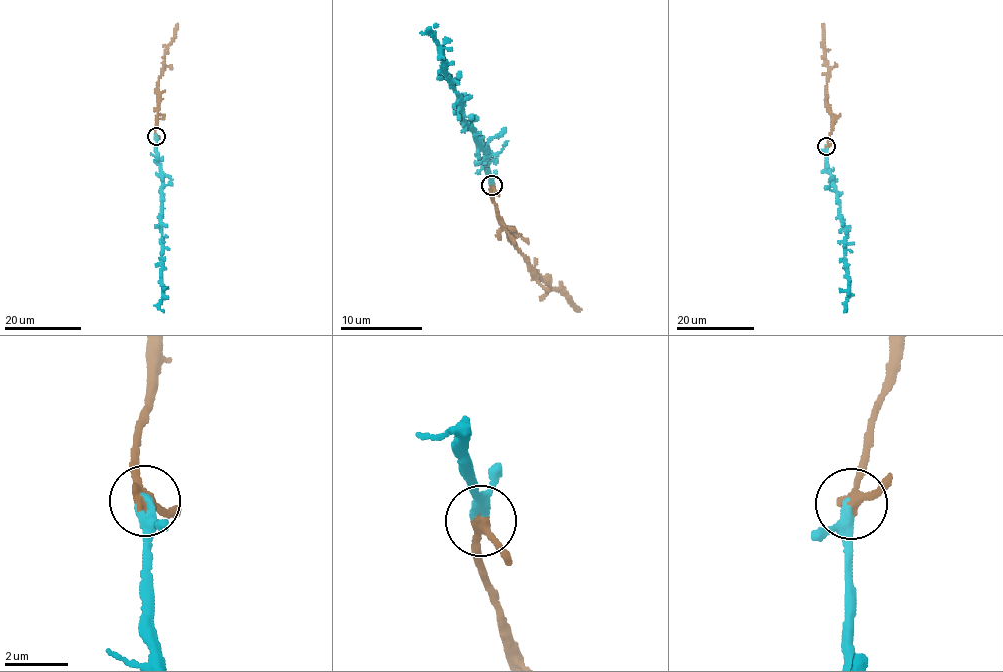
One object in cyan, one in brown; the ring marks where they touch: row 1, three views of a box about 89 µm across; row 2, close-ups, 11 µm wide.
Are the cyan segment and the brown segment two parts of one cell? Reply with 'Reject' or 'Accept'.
Accept

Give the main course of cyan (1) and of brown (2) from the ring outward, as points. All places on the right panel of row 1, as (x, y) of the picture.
1: (827, 146), (827, 170), (846, 232), (845, 267), (848, 297), (845, 310)
2: (827, 146), (831, 116), (826, 104), (828, 67), (822, 24)

